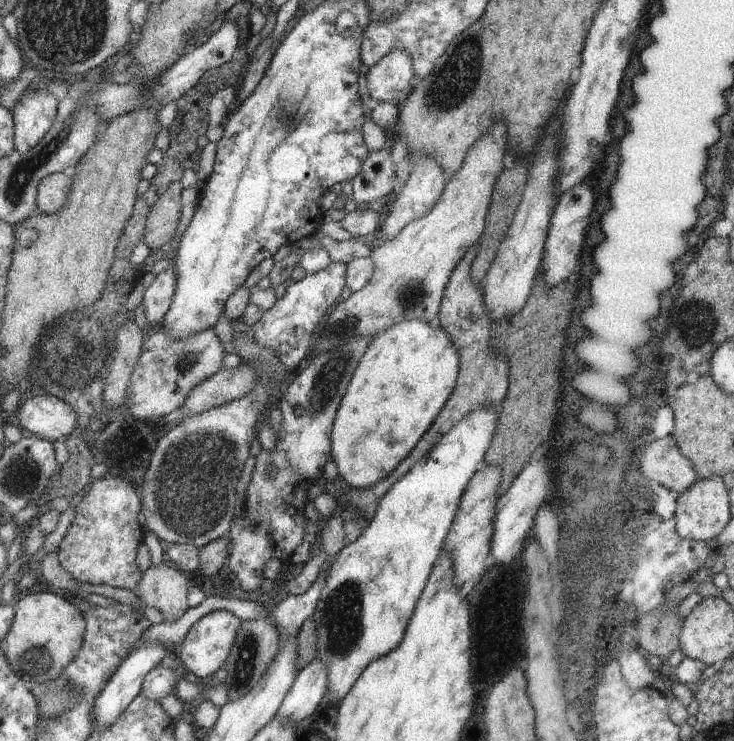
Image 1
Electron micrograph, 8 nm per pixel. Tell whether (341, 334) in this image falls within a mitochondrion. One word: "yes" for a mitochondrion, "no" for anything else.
yes

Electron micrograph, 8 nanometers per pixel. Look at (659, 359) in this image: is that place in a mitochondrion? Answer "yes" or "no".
no

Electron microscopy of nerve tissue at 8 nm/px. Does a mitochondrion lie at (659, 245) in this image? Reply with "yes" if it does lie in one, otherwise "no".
no

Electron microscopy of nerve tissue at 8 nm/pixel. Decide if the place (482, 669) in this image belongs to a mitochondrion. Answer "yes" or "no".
no

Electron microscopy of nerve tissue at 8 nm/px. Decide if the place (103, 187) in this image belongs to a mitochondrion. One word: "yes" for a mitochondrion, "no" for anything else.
no

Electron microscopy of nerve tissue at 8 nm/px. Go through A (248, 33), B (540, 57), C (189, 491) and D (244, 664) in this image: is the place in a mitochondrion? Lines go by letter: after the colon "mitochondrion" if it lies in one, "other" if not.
A: other
B: other
C: mitochondrion
D: mitochondrion

